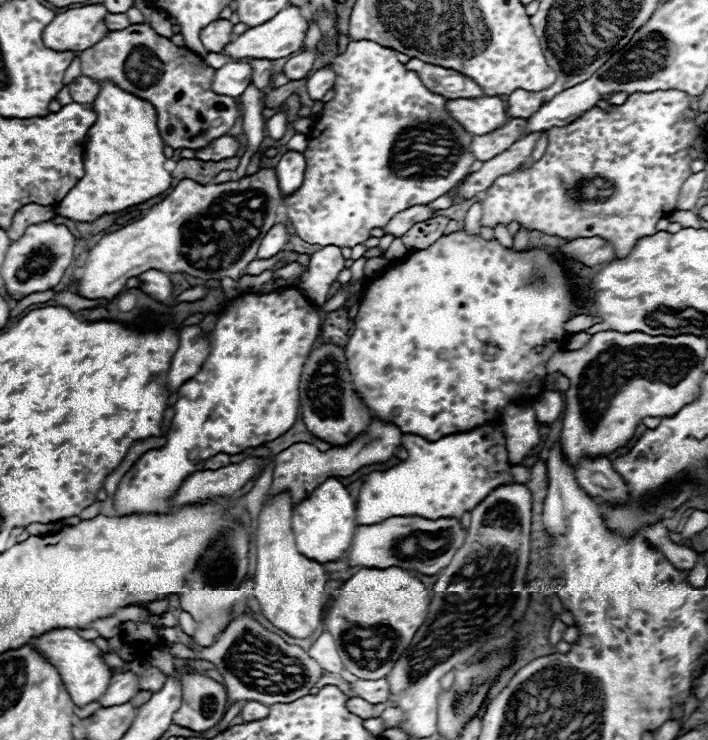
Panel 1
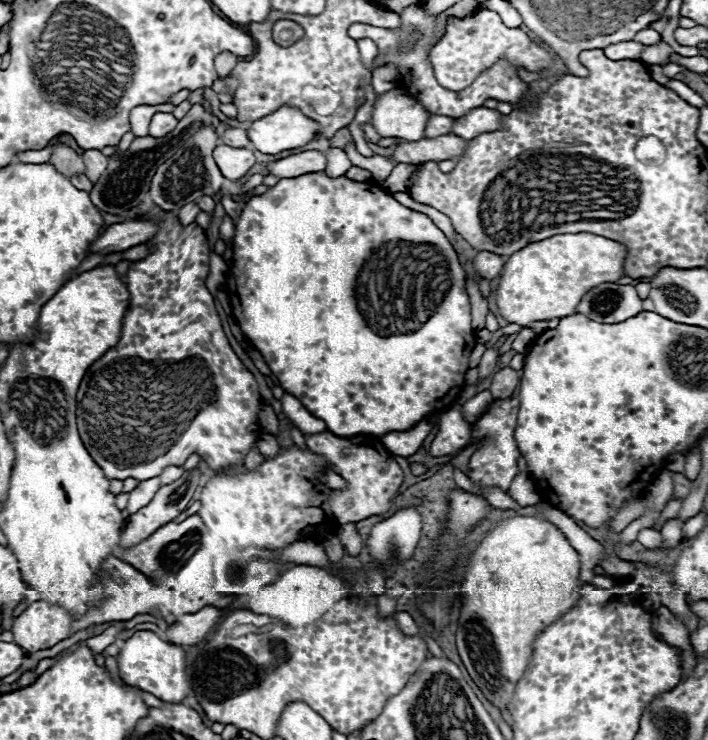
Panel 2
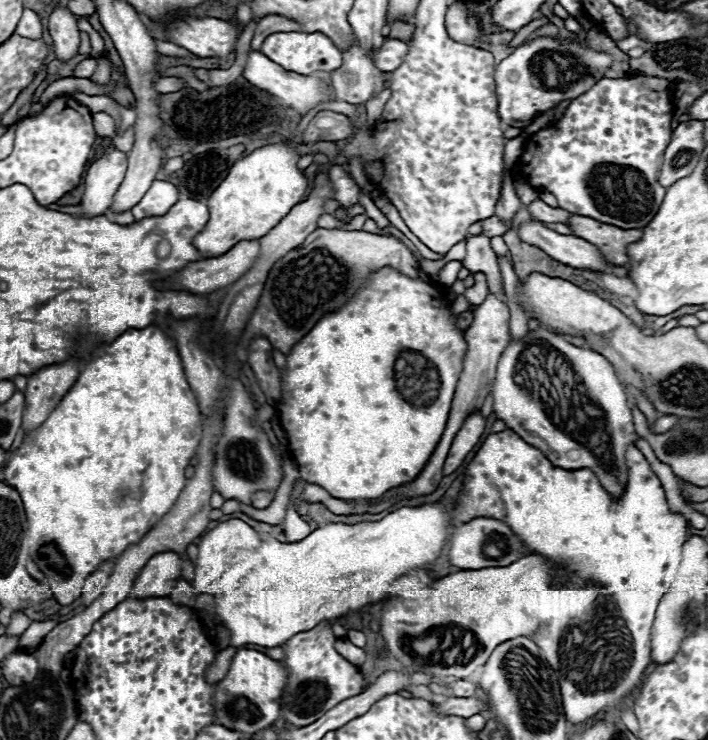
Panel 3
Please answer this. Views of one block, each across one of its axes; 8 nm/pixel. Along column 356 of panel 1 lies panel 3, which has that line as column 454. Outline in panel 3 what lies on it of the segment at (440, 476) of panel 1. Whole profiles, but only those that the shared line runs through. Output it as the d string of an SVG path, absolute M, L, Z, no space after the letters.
M506 428L502 432L488 434L484 444L478 448L472 462L464 470L464 482L452 508L452 522L458 524L484 514L502 522L506 520L514 534L520 536L526 546L530 546L522 548L526 556L540 554L544 558L554 558L554 562L572 562L560 558L578 558L580 572L576 572L576 576L582 580L590 580L590 584L598 592L606 592L598 594L608 600L604 600L604 606L598 606L598 610L592 610L592 626L584 626L586 622L578 626L578 620L568 620L560 624L540 626L534 636L530 636L558 676L564 712L572 724L586 722L596 712L618 706L628 692L640 686L642 672L650 664L650 628L654 622L656 606L676 576L682 544L688 540L686 518L682 514L670 512L658 476L650 470L650 464L646 462L642 452L636 450L636 446L630 446L626 450L626 462L628 486L622 500L614 502L598 484L594 472L590 472L588 468L554 468L550 460L546 460L546 456L538 452L538 448L526 444L514 430Z

